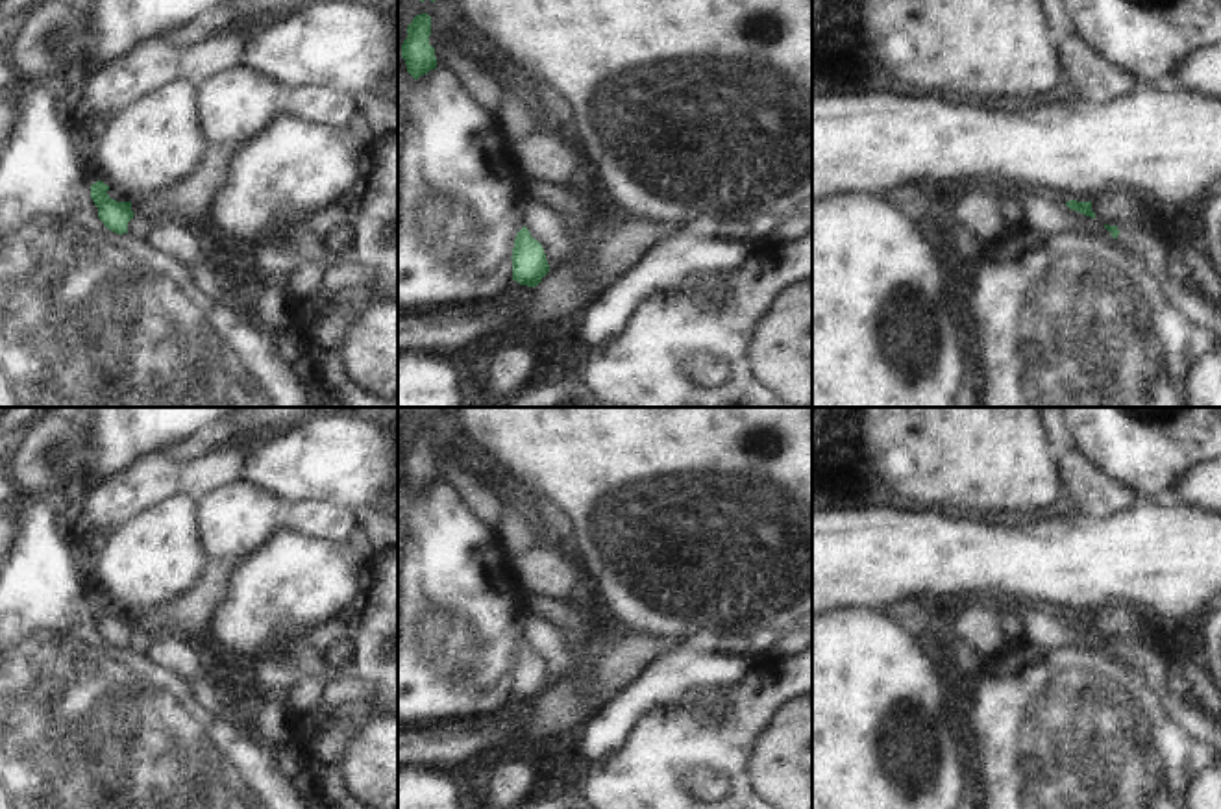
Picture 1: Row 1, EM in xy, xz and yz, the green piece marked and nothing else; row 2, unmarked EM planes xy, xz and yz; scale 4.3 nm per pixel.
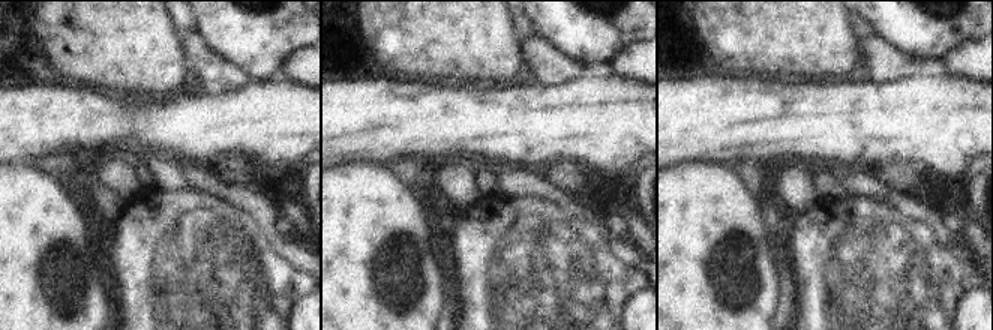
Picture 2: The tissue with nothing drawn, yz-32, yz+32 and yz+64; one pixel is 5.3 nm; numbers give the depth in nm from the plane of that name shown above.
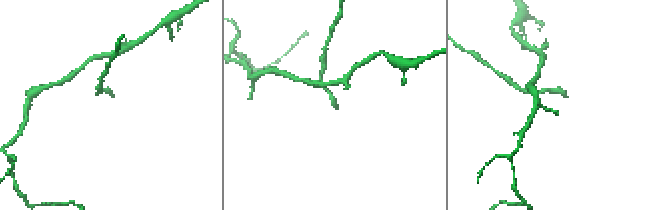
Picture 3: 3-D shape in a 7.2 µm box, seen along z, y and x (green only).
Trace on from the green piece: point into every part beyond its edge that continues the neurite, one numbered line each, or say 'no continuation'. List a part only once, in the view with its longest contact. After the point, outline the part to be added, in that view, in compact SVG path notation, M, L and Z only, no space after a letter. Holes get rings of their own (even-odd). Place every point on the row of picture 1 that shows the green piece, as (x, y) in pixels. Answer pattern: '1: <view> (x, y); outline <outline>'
1: yz (1147, 248); outline M1117 226L1117 243L1143 261L1149 270L1160 280L1164 292L1173 309L1182 313L1199 328L1214 331L1221 341L1221 309L1204 300L1199 292L1188 287L1178 287L1171 281L1167 265L1171 261L1166 244L1156 239L1151 230L1140 231L1134 226Z

